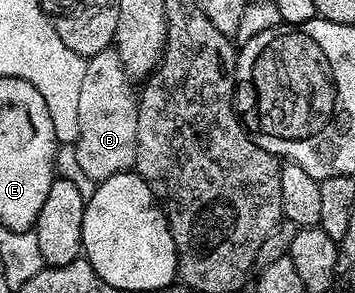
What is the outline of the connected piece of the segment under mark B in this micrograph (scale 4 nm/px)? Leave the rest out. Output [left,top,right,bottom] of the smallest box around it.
[72,48,138,183]

